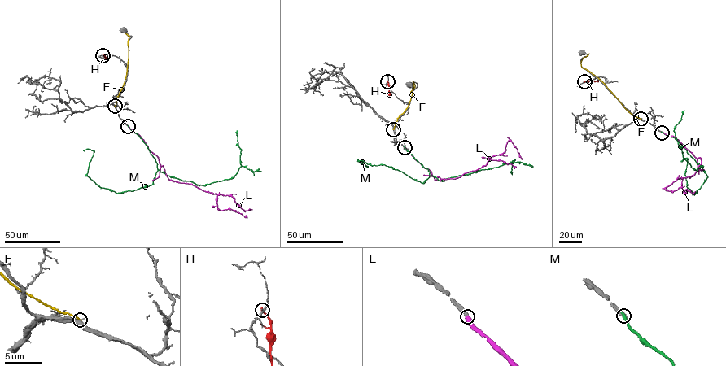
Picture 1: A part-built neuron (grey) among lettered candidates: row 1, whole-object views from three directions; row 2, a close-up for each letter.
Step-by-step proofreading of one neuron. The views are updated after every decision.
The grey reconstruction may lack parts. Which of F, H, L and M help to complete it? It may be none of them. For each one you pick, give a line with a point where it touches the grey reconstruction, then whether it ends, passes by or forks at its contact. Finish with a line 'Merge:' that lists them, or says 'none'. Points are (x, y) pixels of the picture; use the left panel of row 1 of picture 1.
L: contact (129, 127); it ends
Merge: L

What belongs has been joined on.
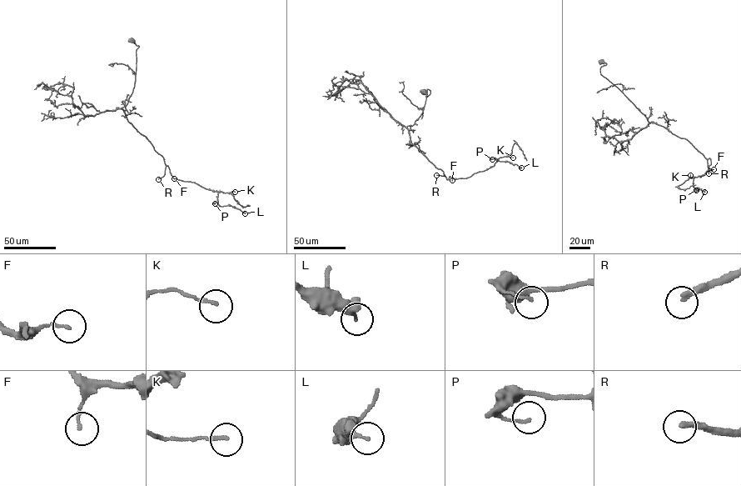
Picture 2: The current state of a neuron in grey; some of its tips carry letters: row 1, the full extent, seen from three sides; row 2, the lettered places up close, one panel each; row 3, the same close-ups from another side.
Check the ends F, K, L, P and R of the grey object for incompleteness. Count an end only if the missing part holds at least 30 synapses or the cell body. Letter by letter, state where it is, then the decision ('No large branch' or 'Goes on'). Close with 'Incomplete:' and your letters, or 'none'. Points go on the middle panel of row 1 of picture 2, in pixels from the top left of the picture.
F: Place: (452, 180). No large branch
K: Place: (513, 157). No large branch
L: Place: (521, 167). No large branch
P: Place: (492, 159). No large branch
R: Place: (436, 175). Goes on
Incomplete: R

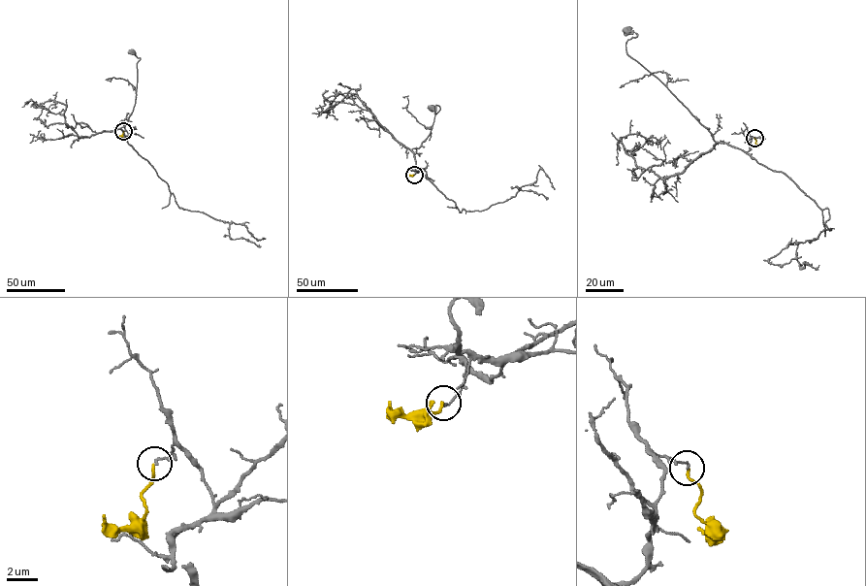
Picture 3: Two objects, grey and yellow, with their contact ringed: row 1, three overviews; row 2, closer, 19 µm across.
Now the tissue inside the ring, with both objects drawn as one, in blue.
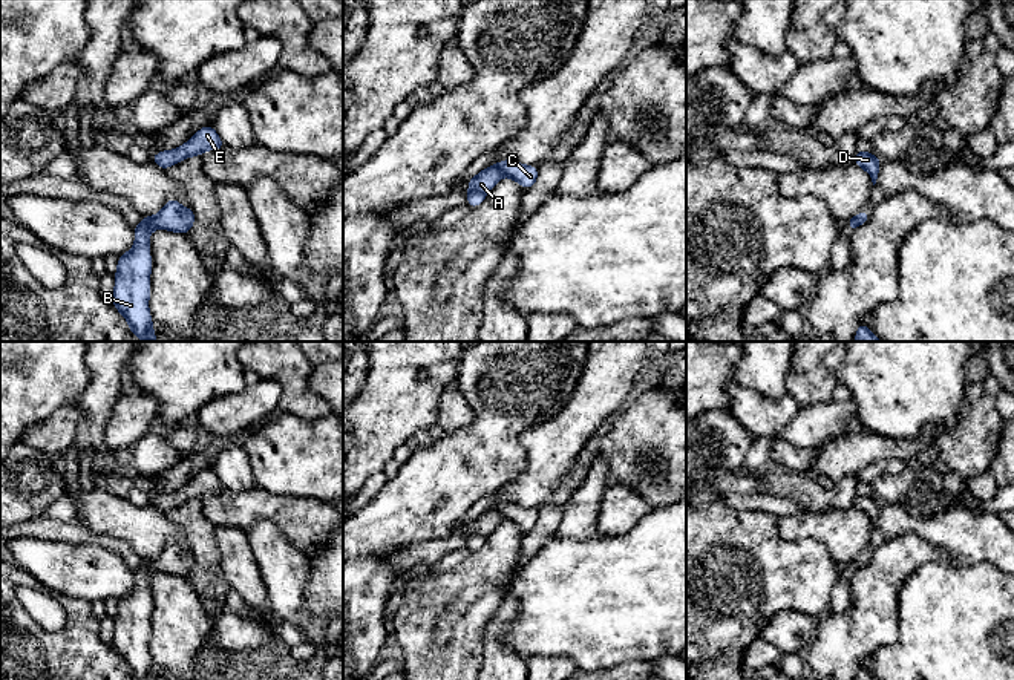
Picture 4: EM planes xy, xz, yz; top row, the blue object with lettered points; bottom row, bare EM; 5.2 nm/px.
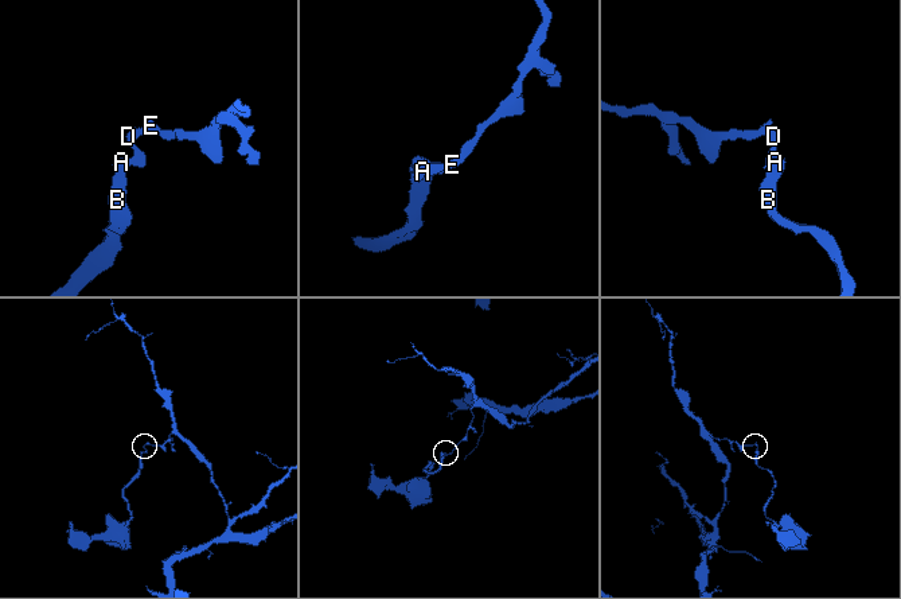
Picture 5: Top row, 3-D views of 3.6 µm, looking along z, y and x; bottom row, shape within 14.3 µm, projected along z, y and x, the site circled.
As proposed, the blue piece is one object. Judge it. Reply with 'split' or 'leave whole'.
split

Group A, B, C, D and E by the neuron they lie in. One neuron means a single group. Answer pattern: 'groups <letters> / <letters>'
groups A B / C D E

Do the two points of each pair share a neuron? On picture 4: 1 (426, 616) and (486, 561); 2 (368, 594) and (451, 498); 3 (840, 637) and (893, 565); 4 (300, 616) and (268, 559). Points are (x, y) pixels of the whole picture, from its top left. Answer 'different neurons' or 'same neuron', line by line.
1: same neuron
2: same neuron
3: same neuron
4: same neuron

